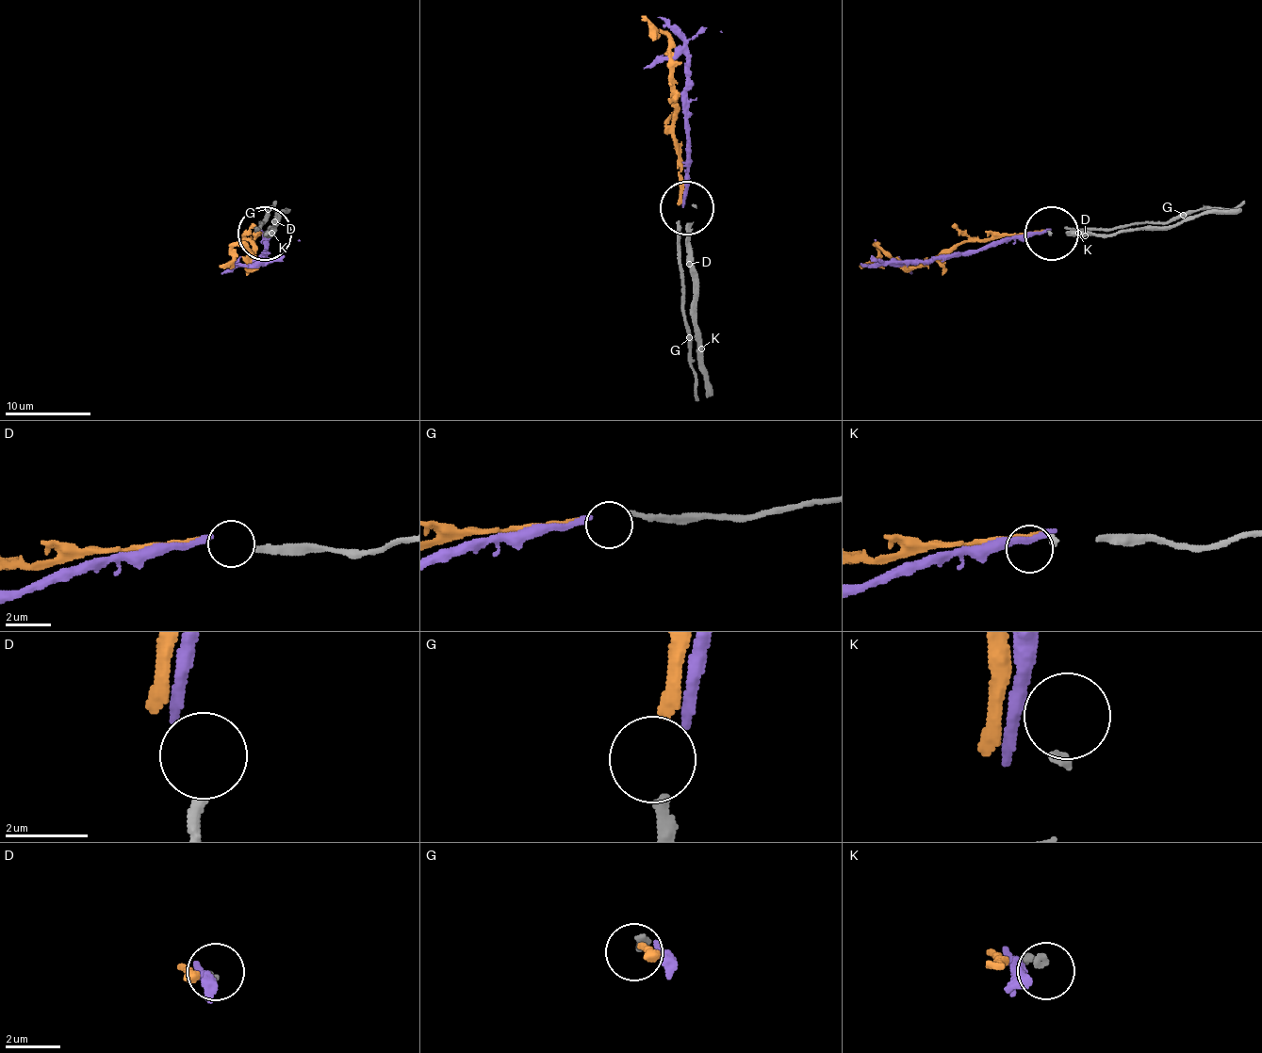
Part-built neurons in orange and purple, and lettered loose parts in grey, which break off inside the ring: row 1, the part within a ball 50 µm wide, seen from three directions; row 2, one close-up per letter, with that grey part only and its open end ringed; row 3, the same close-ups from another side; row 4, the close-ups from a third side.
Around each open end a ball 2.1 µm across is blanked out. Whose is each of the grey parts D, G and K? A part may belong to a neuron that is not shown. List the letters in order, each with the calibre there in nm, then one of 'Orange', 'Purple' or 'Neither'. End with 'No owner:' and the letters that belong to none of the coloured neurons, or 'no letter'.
D: Thickness 300 nm. Neither
G: Thickness 280 nm. Orange
K: Thickness 220 nm. Neither
No owner: D, K

